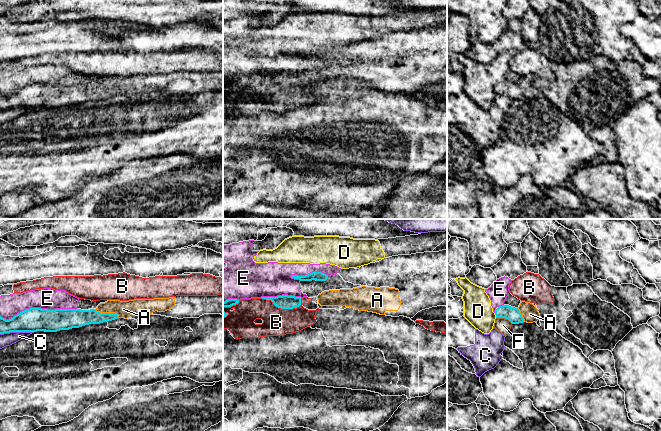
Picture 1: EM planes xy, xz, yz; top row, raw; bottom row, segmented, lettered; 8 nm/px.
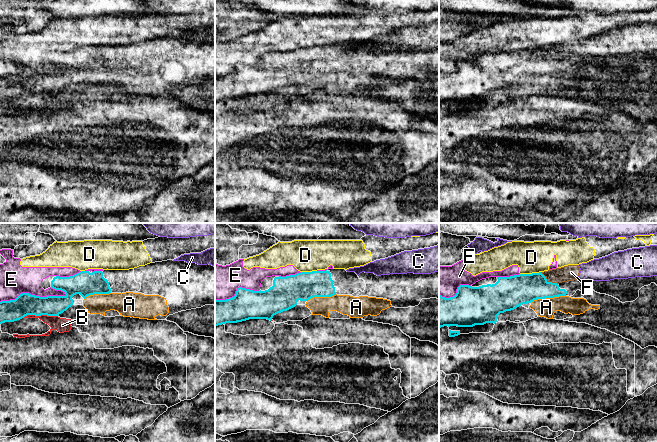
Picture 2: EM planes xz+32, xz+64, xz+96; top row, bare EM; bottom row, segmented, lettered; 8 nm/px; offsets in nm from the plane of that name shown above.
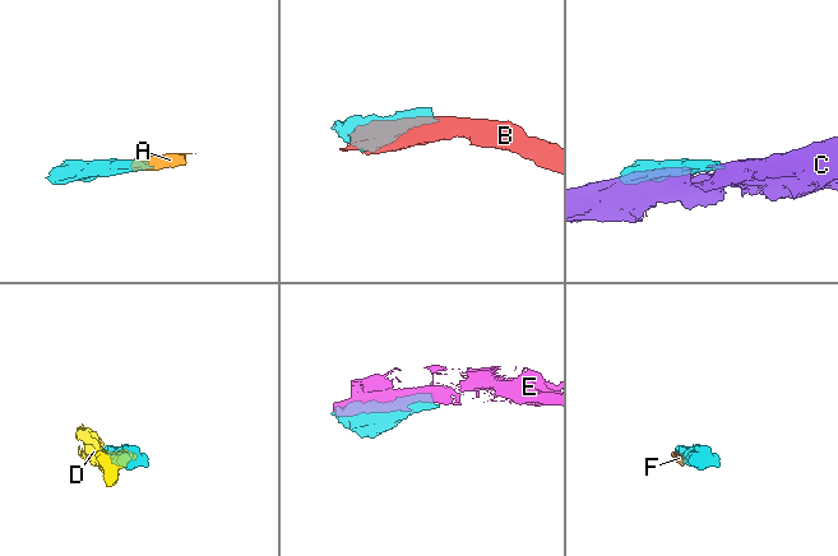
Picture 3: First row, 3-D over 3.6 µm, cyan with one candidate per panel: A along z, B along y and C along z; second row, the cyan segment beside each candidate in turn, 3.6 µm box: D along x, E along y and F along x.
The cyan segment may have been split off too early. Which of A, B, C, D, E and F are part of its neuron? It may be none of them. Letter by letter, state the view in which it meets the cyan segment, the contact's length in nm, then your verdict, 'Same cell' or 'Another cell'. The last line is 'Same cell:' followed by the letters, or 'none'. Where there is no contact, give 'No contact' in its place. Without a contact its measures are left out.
A: Touches cyan in xy. Shared border 220 nm. Same cell
B: Touches cyan in xz. Shared border 340 nm. Another cell
C: Touches cyan in xy. Shared border 280 nm. Another cell
D: Touches cyan in yz. Shared border 40 nm. Another cell
E: Touches cyan in xy. Shared border 600 nm. Another cell
F: Touches cyan in yz. Shared border 140 nm. Another cell
Same cell: A

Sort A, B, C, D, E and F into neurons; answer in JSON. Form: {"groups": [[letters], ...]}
{"groups": [["A"], ["B"], ["C", "F"], ["D", "E"]]}

